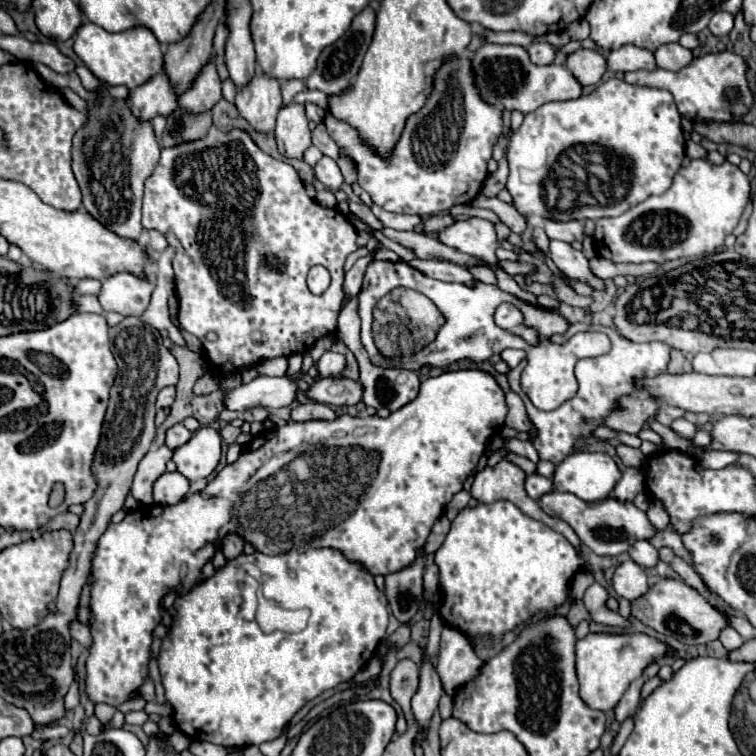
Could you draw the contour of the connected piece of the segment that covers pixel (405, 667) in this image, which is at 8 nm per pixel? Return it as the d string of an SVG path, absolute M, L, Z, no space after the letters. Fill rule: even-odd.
M399 660L397 666L393 668L393 672L389 674L391 682L389 682L389 692L393 696L393 700L403 708L407 720L411 722L411 698L413 694L419 690L419 666L411 660Z

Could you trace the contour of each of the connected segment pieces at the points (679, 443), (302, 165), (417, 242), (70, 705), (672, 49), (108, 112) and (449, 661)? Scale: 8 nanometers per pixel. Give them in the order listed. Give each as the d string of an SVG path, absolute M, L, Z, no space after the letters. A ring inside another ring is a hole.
M653 422L653 424L651 424L651 430L653 430L653 432L657 432L657 434L663 438L663 444L665 444L669 450L685 452L685 450L689 448L689 442L687 442L687 440L679 438L671 428L667 428L667 426L659 424L659 422Z
M285 158L285 161L295 170L297 170L301 180L304 182L304 184L311 184L314 179L314 172L313 168L309 166L305 161L303 160L297 160L297 159L287 159Z
M383 228L381 232L387 238L391 238L393 242L397 242L397 244L401 244L405 248L411 248L417 258L447 260L447 262L453 262L453 264L459 264L459 266L467 266L467 264L477 262L477 258L457 252L457 250L445 246L443 242L439 242L435 236L429 236L429 234L419 234L415 230L399 232L399 230L393 230L393 228Z
M74 679L70 689L66 695L66 709L71 710L80 704L79 683Z
M677 42L675 44L663 44L663 46L659 46L653 52L653 56L657 60L657 66L663 68L663 70L679 70L679 68L687 66L693 60L691 50L679 46Z
M103 86L103 90L99 90L99 94L103 96L103 102L101 104L89 104L89 114L91 114L89 122L73 136L73 172L75 172L75 178L77 178L81 192L83 192L85 210L95 220L99 220L105 228L115 232L117 236L123 236L123 238L137 242L141 232L143 232L141 200L143 200L145 180L155 170L155 164L159 162L161 148L159 148L159 142L153 134L151 122L137 120L131 114L127 100L125 102L113 100L111 94L107 92L107 86Z
M445 626L441 632L441 652L437 656L437 674L445 694L453 696L459 686L479 676L481 666L483 660L475 654L471 640L457 628Z

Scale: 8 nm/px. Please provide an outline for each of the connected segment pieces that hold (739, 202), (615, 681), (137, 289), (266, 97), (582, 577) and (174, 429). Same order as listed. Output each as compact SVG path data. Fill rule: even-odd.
M691 160L689 166L675 174L665 194L649 196L621 216L597 220L593 234L597 254L617 264L667 262L713 254L723 248L725 236L737 226L749 196L749 180L737 166L729 162L711 164L709 160Z
M587 634L583 640L577 640L577 678L579 678L579 694L583 702L593 710L611 710L627 690L627 686L641 676L643 668L661 658L665 654L667 646L657 642L655 638L649 638L645 634Z
M150 271L150 278L139 280L131 276L129 272L117 272L115 276L109 276L101 282L101 292L99 292L99 302L105 312L119 312L123 316L141 316L145 308L149 306L151 292L156 285L156 273Z
M255 74L255 78L237 94L235 106L239 116L245 118L255 132L271 134L275 130L275 118L283 106L279 82Z
M585 570L585 572L577 572L575 578L573 578L573 590L571 590L573 598L575 598L575 600L581 600L583 594L585 594L585 590L587 590L591 584L593 584L591 572L587 572L587 570Z
M175 424L175 426L171 426L171 428L167 430L165 444L167 444L167 448L175 450L175 448L187 444L187 440L191 440L191 436L193 436L193 434L191 434L183 424Z

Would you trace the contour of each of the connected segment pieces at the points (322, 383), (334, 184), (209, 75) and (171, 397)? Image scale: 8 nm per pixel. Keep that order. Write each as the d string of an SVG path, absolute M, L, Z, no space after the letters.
M319 378L309 388L309 398L333 406L353 406L361 402L363 386L351 378Z
M323 156L317 164L315 164L315 178L329 190L339 190L339 186L343 184L343 176L335 164L335 160Z
M209 62L193 86L179 96L179 108L187 108L187 112L207 112L221 100L221 80L217 76L217 68Z
M173 386L163 388L157 396L157 408L171 408L173 402L175 402L175 388Z

